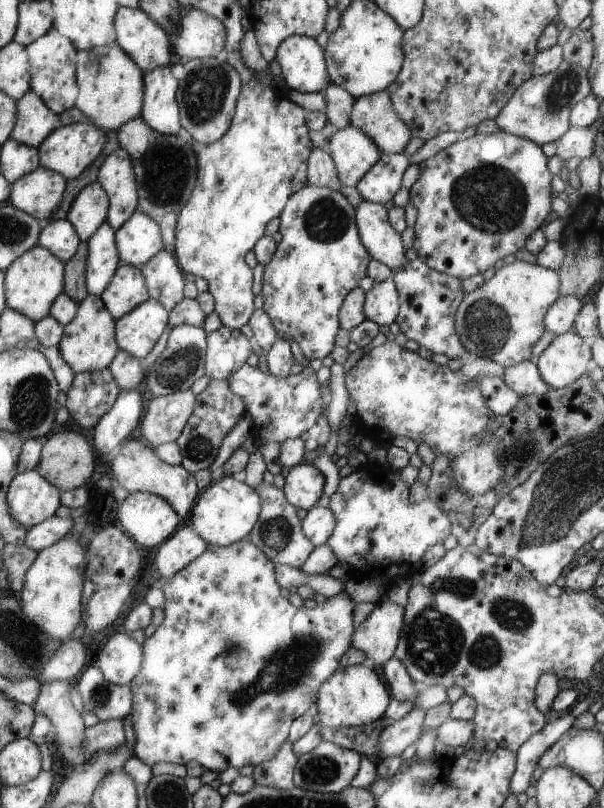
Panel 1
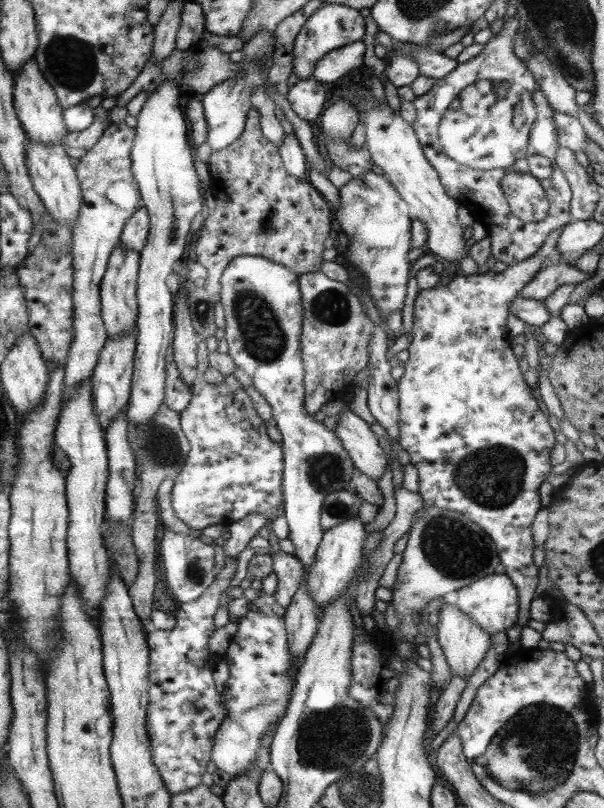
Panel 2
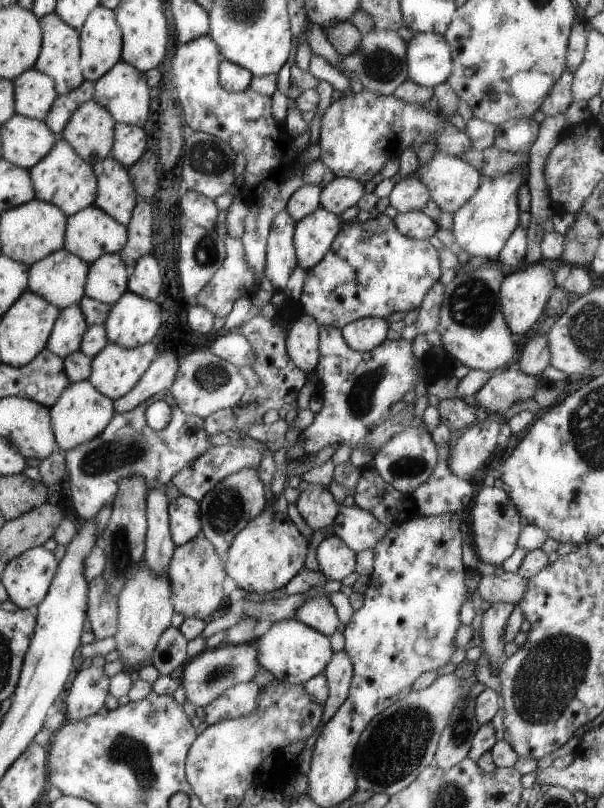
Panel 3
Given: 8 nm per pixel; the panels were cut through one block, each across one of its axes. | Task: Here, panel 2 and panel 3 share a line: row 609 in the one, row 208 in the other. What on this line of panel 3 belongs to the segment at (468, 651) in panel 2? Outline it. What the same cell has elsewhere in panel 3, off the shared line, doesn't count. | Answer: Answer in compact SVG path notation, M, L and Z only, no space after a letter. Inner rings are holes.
M427 149L421 155L421 163L414 176L426 186L431 202L439 210L449 212L449 214L459 210L459 206L463 206L481 184L480 174L471 164L463 162L461 158L457 158L457 155L451 156L447 152L434 152L434 149Z

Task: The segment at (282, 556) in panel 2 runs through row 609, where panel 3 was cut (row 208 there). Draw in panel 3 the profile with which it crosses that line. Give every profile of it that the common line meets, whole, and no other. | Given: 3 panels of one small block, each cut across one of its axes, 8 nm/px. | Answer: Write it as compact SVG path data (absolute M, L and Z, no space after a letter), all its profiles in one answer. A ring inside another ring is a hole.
M283 208L271 222L271 230L266 238L265 264L263 276L269 280L274 292L285 291L287 278L298 265L293 250L293 234L295 223Z

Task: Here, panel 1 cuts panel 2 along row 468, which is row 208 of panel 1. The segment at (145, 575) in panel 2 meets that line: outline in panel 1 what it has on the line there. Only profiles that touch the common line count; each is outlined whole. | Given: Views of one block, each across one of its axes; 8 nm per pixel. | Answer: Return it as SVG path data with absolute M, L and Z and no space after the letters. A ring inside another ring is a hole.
M140 118L128 120L123 123L116 132L118 146L127 151L131 159L131 166L135 177L135 188L137 191L136 211L146 214L156 223L167 213L173 213L175 216L184 207L191 191L195 188L196 182L196 154L190 148L191 143L175 135L161 135L150 127Z

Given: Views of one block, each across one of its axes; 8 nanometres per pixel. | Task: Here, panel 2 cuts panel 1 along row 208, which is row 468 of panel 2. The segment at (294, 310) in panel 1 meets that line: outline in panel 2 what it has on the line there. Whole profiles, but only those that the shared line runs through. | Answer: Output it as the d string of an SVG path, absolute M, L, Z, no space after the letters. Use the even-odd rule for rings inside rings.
M237 256L227 263L225 271L219 278L219 304L225 314L225 342L227 355L233 364L249 376L253 388L263 396L271 407L271 417L275 421L275 429L280 434L280 445L283 455L281 469L282 515L287 526L287 537L295 550L293 555L301 562L304 570L299 588L295 591L289 606L284 612L284 629L287 637L287 648L292 664L300 664L307 647L315 636L319 616L313 601L306 589L306 570L315 560L317 547L322 539L324 530L320 527L320 510L323 499L332 492L343 490L350 481L354 471L353 463L342 447L342 442L335 433L323 426L322 422L315 422L303 408L304 403L304 368L299 352L299 333L301 333L302 307L298 288L298 276L280 264L268 261L259 256Z

